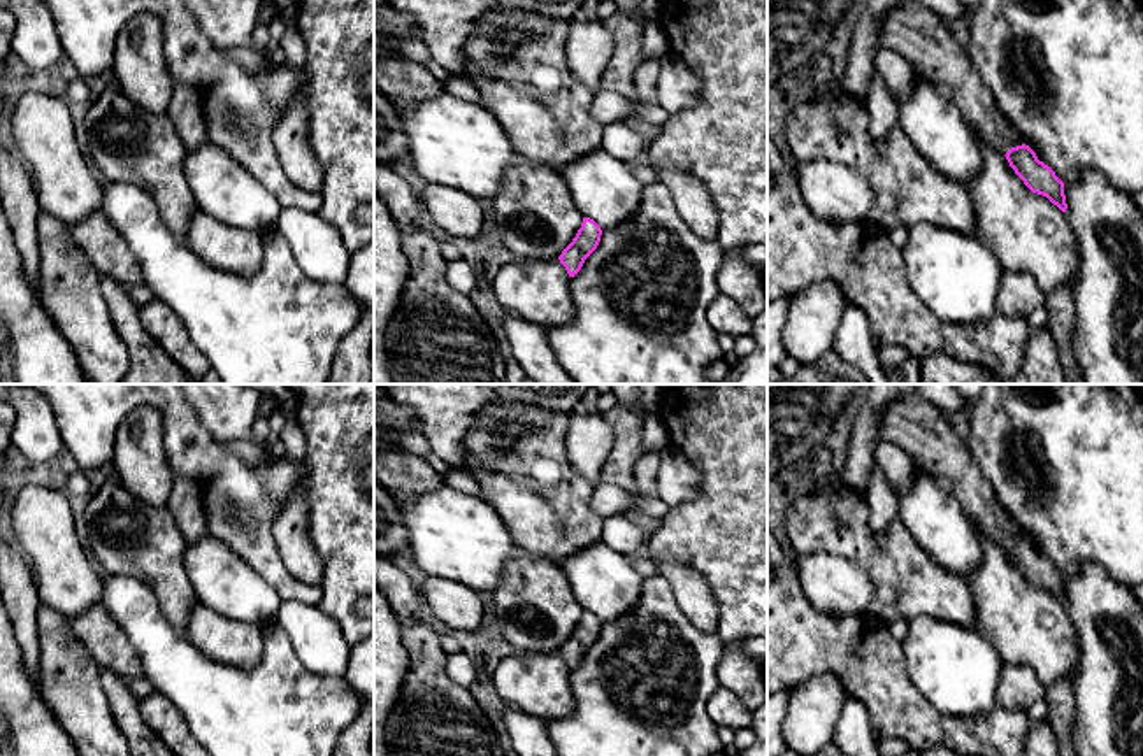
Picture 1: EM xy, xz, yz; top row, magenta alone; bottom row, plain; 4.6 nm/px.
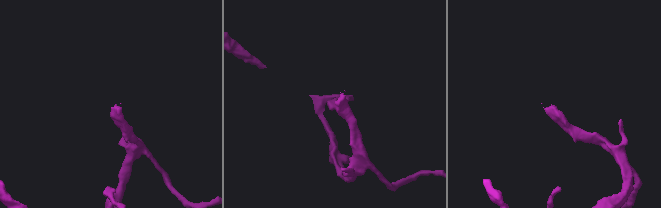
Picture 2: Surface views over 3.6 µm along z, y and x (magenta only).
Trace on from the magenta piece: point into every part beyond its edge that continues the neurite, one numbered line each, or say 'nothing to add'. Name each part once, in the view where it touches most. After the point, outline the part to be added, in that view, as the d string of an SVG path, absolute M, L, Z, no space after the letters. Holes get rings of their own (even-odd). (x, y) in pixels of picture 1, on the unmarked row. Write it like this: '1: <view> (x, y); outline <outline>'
1: yz (917, 427); outline M913 395L909 398L890 403L881 416L880 423L885 440L894 442L908 454L911 454L920 465L931 470L936 477L946 475L953 482L953 496L959 500L962 510L976 528L985 533L992 542L1006 547L1011 540L1027 535L999 503L992 484L983 477L976 461L973 460L966 431L953 428L939 410Z

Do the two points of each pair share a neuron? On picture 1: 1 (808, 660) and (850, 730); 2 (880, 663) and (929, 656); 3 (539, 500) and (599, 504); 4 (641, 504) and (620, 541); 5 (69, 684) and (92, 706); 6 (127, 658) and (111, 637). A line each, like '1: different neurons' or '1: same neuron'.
1: different neurons
2: different neurons
3: different neurons
4: same neuron
5: same neuron
6: same neuron

